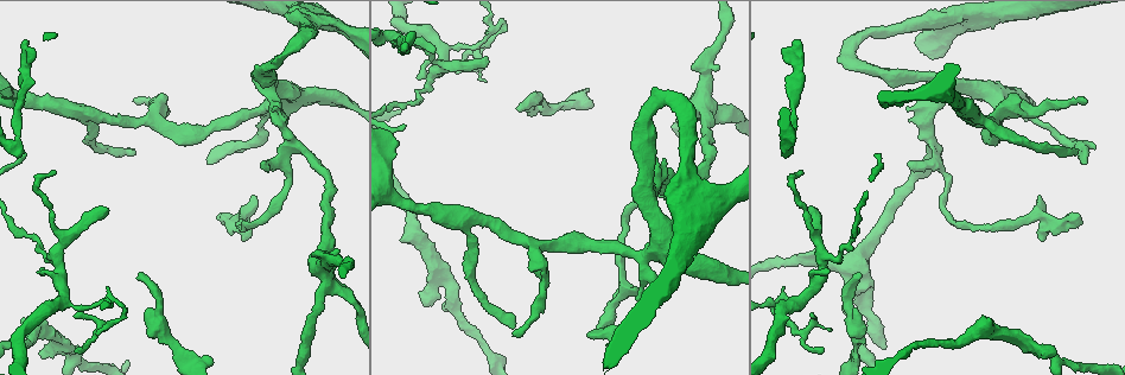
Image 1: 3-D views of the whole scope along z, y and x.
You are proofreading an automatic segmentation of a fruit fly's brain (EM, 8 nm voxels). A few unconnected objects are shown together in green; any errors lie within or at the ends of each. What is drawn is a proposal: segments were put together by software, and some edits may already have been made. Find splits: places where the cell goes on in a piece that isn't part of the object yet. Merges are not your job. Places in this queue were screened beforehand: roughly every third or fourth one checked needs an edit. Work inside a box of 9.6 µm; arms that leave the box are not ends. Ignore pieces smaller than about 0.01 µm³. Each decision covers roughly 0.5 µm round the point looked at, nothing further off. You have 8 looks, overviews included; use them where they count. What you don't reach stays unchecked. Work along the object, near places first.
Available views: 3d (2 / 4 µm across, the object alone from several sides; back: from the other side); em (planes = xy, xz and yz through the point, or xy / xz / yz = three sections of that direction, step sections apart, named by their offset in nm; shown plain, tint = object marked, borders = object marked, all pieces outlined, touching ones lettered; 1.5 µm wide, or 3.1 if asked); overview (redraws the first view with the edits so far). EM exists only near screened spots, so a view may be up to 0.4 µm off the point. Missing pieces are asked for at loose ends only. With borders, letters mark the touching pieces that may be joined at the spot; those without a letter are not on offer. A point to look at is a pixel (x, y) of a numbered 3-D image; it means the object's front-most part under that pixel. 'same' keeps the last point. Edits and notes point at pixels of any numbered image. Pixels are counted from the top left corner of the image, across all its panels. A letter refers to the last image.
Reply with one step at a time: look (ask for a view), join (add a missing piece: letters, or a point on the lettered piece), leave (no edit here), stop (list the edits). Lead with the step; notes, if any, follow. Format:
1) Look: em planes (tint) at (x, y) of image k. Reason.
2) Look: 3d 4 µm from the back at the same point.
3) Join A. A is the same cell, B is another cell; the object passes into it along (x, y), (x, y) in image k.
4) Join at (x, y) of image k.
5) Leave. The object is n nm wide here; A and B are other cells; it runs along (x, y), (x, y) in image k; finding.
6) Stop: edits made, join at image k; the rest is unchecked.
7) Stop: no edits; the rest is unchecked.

Look: 3d 4 µm at (77, 317) of image 1. Thin end.

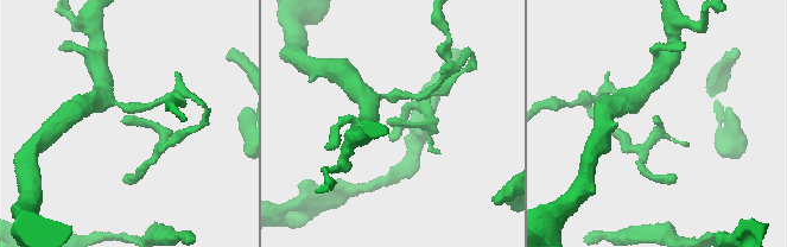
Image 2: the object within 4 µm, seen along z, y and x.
Look: em planes (borders) at (655, 124) of image 2. Now the EM.

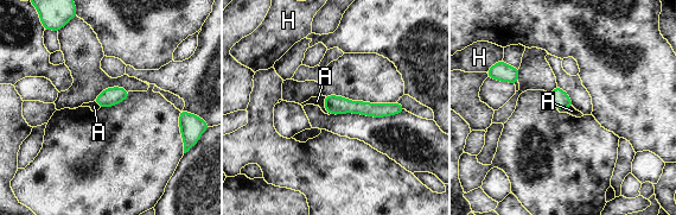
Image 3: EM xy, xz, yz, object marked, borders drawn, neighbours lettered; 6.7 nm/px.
Leave. The longest contact is with H, 140 nm; A and H are other cells; a border runs along (324, 96), (324, 108), (330, 113) in image 3; no lettered piece goes on from it.

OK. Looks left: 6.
Look: em planes (tint) at (485, 60) of image 1.

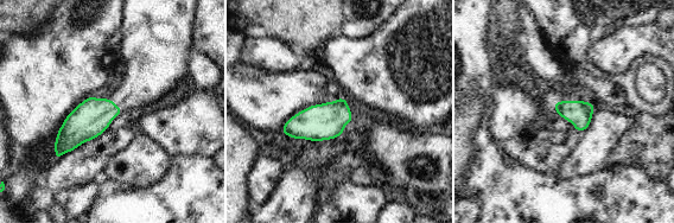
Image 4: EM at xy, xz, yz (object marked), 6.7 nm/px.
Look: em planes (borders) at the same point.

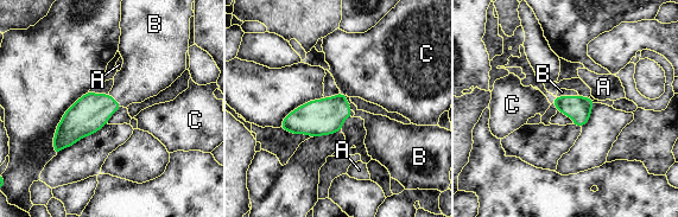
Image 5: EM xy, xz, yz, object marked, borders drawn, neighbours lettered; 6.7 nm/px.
Join B. B is the same cell, A and C are other cells; the object passes into it along (578, 108), (568, 96), (562, 91) in image 5; it goes on there.

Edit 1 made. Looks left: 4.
Look: em yz step 8 (tint) at (908, 162) of image 1. Free end.

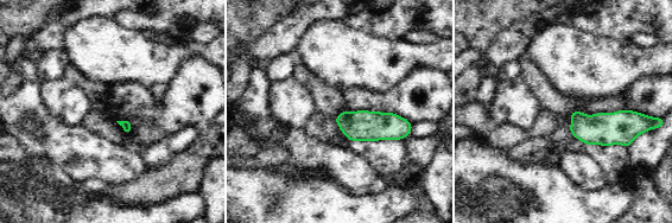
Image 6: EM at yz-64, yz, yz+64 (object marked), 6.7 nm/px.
Look: em yz step 8 (borders) at the same point. What lies round it.

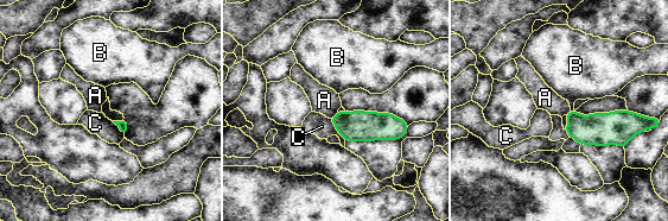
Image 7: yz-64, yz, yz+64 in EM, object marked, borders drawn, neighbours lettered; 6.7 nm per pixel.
Leave. A, B and C are other cells; a border runs along (337, 111), (330, 118) in image 7; none of them fits.

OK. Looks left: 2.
Stop: edits made, join at image 5; the rest is unchecked.

